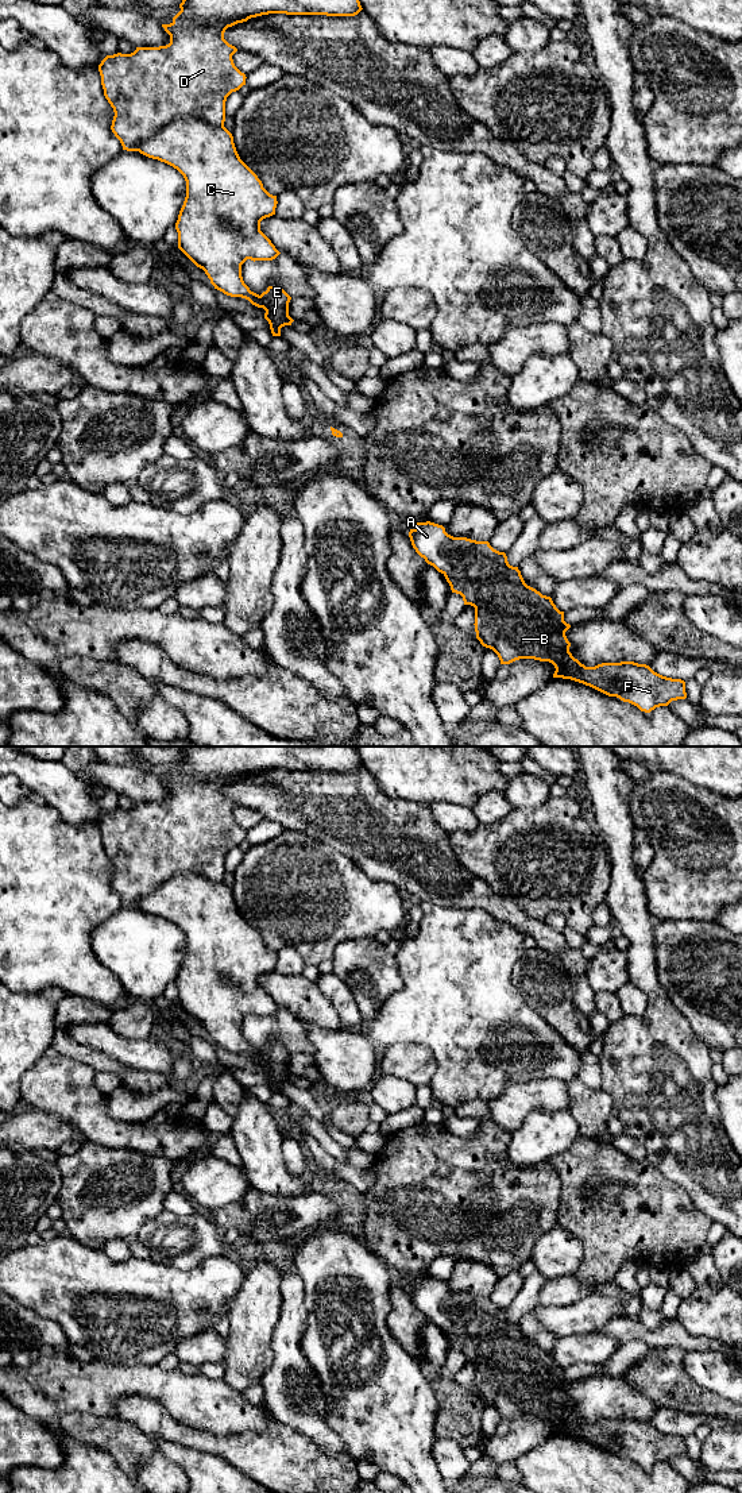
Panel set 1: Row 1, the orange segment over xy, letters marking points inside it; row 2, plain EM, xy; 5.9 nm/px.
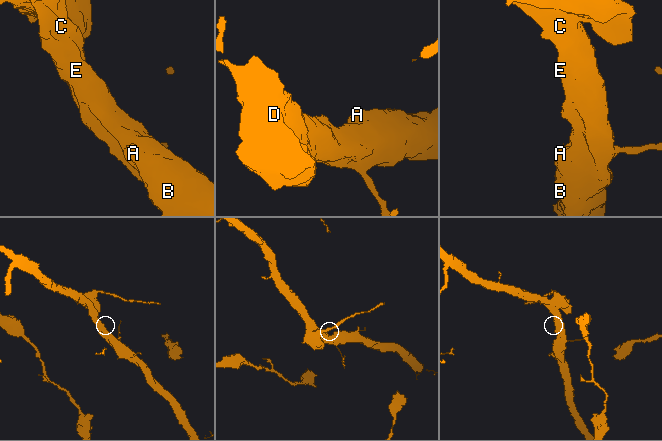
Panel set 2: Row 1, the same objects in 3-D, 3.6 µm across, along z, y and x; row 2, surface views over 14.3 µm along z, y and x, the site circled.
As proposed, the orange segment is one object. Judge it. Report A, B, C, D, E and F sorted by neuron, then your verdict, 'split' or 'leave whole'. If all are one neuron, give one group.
A B C E F / D | split

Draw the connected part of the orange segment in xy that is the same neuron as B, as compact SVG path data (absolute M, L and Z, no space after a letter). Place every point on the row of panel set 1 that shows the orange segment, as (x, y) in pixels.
M430 521L417 522L416 528L410 529L409 537L416 552L445 576L452 593L460 594L464 605L475 607L476 639L498 655L501 664L519 659L549 661L556 668L553 678L583 683L608 697L629 702L645 713L687 698L684 680L662 676L646 664L634 661L602 663L595 667L581 664L569 652L571 643L565 632L571 625L564 621L564 612L556 607L550 597L527 586L518 567L510 566L506 553L494 549L488 541L453 537L443 525Z

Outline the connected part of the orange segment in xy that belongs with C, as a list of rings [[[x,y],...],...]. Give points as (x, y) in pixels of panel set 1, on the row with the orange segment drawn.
[[[183,116],[143,140],[138,151],[173,166],[186,181],[186,197],[175,223],[178,248],[205,271],[215,289],[263,308],[273,336],[281,336],[281,328],[294,321],[289,316],[291,297],[279,286],[268,286],[259,296],[250,290],[241,277],[241,265],[247,259],[273,261],[281,254],[260,231],[260,221],[275,215],[278,201],[240,159],[232,134],[224,124],[213,126],[202,119]]]

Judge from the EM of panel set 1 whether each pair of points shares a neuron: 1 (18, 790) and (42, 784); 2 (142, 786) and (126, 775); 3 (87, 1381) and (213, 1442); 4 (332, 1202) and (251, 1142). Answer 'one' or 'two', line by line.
1: two
2: one
3: two
4: two

